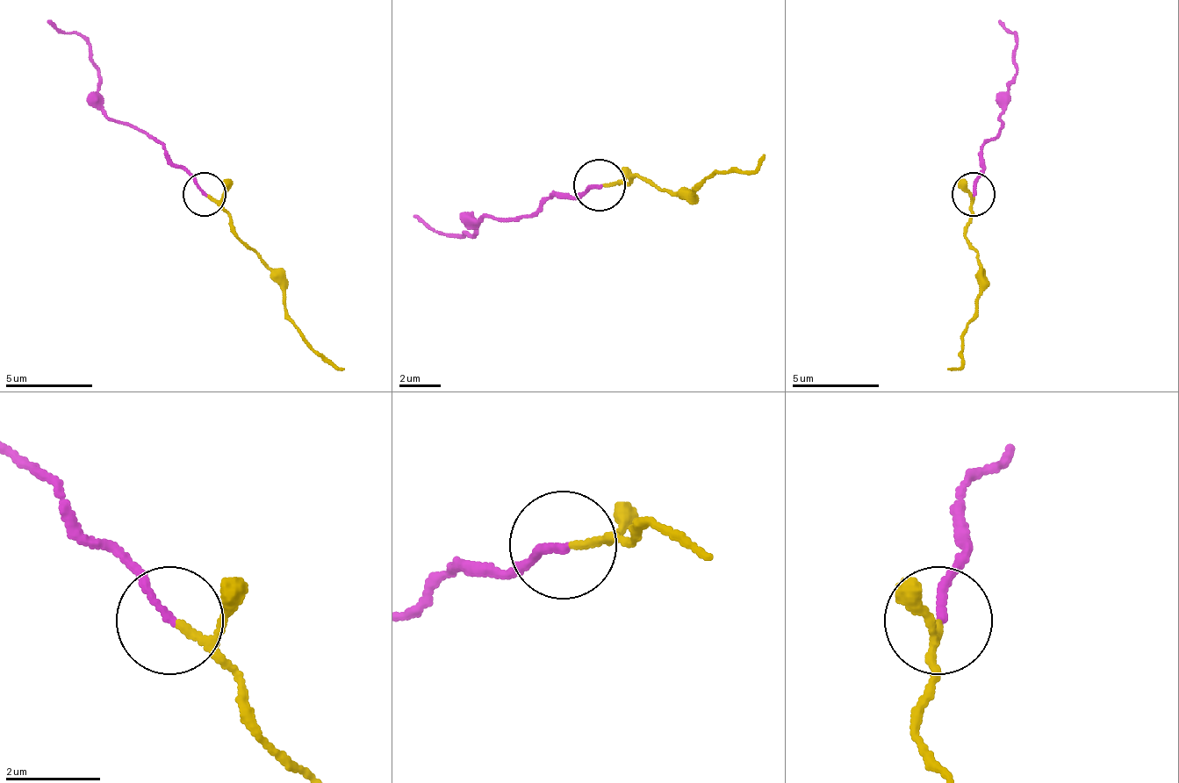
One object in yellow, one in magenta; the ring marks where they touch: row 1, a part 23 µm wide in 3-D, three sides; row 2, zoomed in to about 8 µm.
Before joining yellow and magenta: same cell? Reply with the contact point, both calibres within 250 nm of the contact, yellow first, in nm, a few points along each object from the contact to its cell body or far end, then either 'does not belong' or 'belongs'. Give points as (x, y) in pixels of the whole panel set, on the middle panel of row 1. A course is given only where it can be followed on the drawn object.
(599, 185) | 110/160 nm | yellow via (603, 186), (644, 175), (659, 191), (680, 191), (696, 186), (716, 171), (752, 171), (763, 155) | magenta via (598, 186), (546, 197), (525, 218), (484, 218), (474, 238), (453, 233), (433, 233), (412, 218) | belongs

